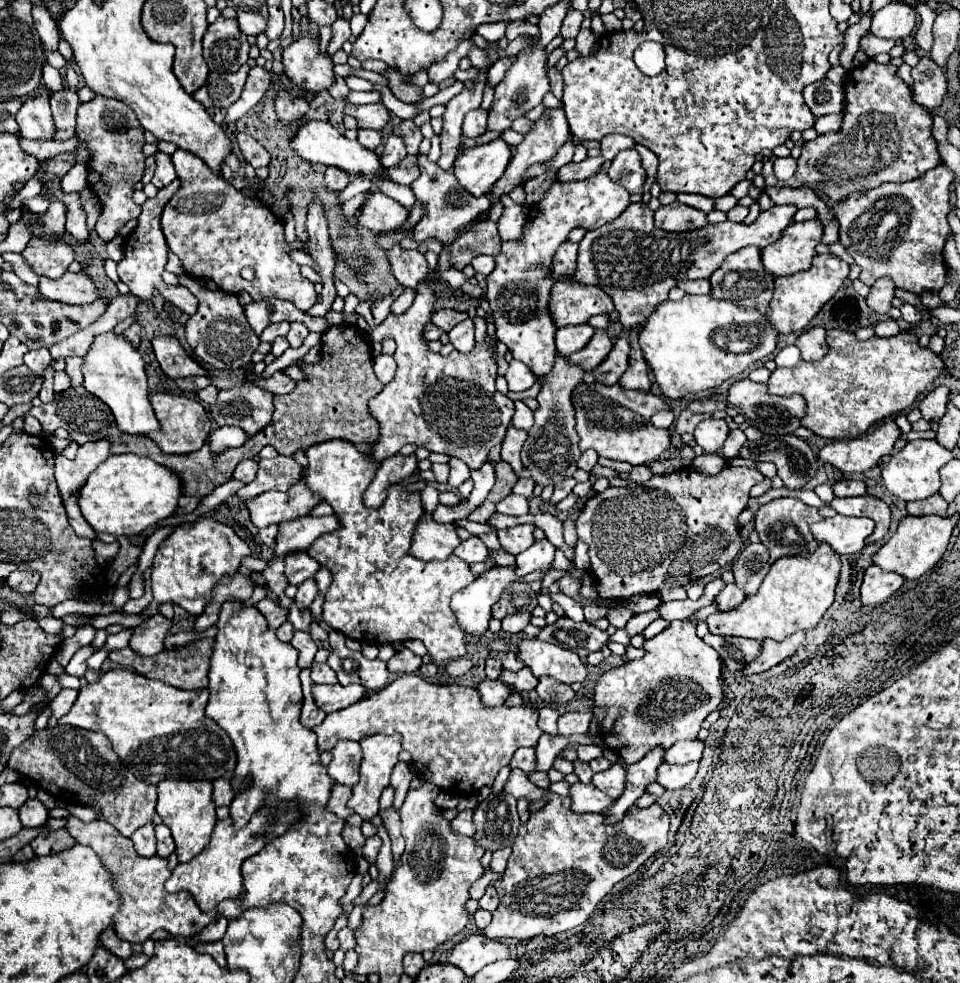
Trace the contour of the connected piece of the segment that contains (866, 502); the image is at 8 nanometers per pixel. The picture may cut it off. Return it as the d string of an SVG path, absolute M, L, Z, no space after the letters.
M863 495L863 497L849 497L849 499L839 499L835 497L831 501L831 507L841 513L841 515L857 515L857 517L871 517L877 525L875 531L867 537L867 543L873 543L889 531L889 521L891 521L891 511L887 503L883 503L877 497Z

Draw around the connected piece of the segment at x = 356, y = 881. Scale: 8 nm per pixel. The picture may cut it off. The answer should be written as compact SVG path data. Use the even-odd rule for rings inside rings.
M355 873L355 877L353 877L353 881L351 881L351 885L349 885L347 893L345 893L345 897L341 899L341 903L351 903L351 901L361 893L361 887L363 887L361 873Z

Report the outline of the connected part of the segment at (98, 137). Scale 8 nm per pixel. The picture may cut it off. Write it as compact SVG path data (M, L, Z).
M95 95L93 101L81 103L77 109L77 139L87 141L91 149L91 161L87 163L89 169L89 185L99 197L103 205L103 213L97 221L97 235L103 241L111 241L117 235L117 229L125 225L129 219L137 219L141 207L133 203L133 183L137 183L143 175L145 155L141 153L143 147L143 129L135 129L129 125L129 107L117 99Z

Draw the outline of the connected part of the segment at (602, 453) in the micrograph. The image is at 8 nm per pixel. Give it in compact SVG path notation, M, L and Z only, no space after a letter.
M579 383L573 391L573 407L577 421L575 431L579 435L581 451L595 449L599 457L627 461L631 465L647 465L659 459L669 447L669 429L657 429L649 423L655 411L667 409L667 403L653 393L625 391L621 385Z

